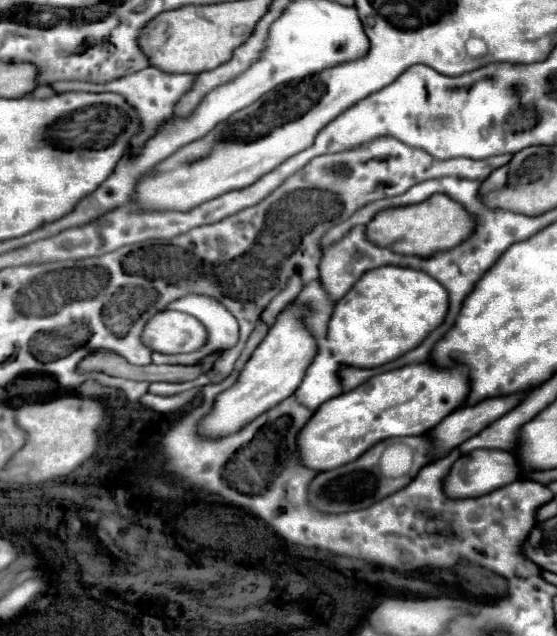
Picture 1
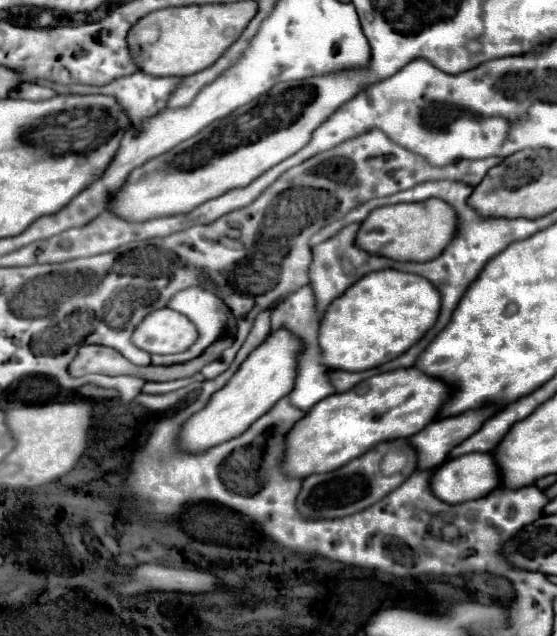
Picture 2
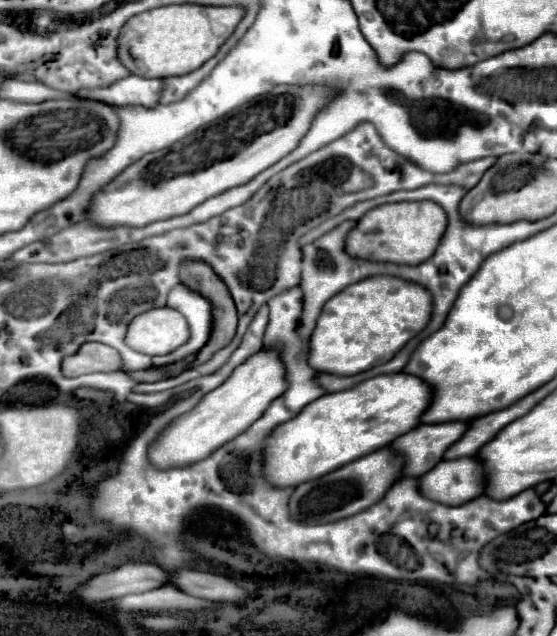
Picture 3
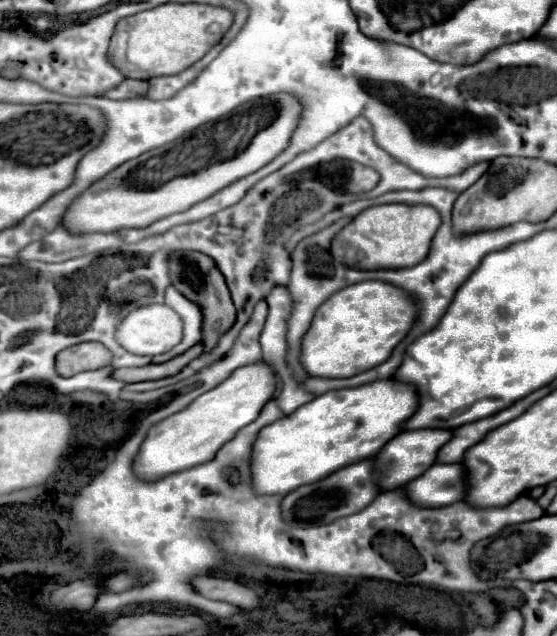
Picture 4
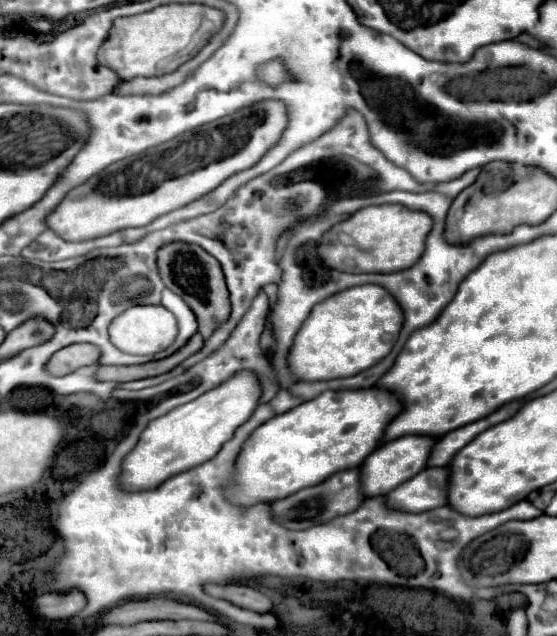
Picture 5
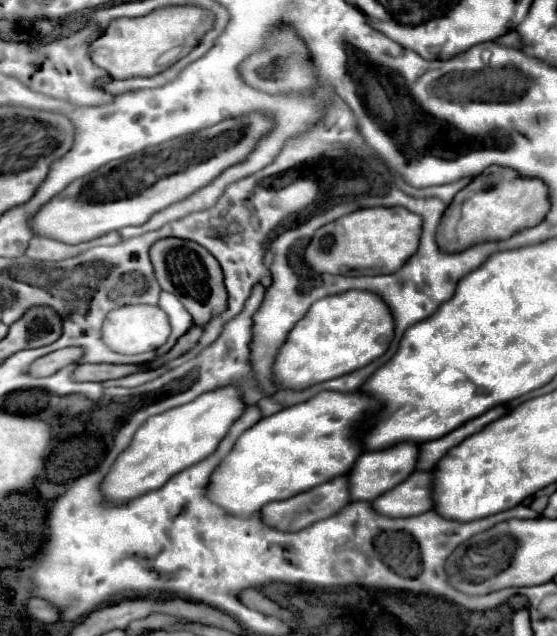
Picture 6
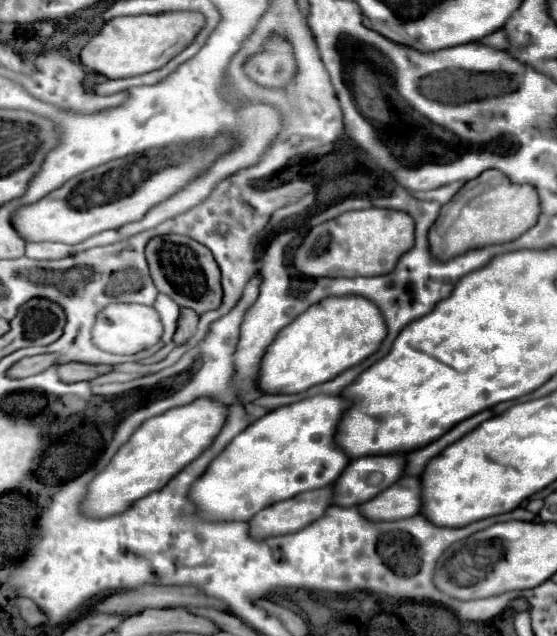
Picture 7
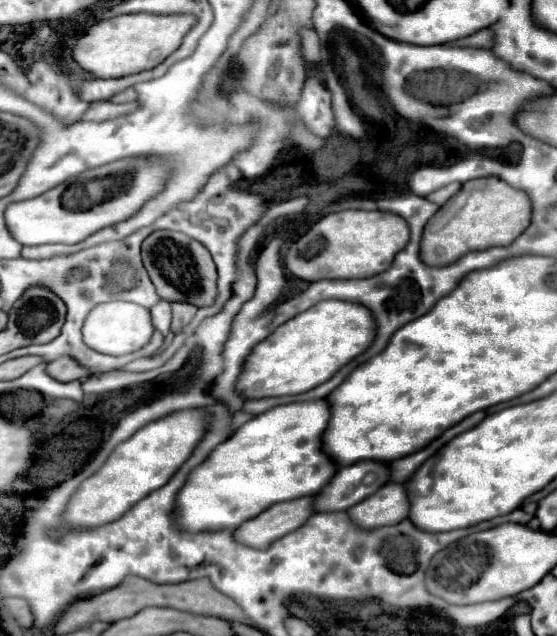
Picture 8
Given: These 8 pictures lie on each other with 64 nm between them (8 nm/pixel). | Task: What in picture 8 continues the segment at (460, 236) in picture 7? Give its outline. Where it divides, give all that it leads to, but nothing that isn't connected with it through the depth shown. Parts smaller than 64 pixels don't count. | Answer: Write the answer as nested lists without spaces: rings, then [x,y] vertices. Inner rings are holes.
[[[498,176],[476,178],[462,184],[466,200],[446,202],[426,224],[422,236],[422,260],[428,266],[446,266],[472,250],[492,246],[508,246],[528,226],[532,218],[532,202],[524,190],[508,186]]]

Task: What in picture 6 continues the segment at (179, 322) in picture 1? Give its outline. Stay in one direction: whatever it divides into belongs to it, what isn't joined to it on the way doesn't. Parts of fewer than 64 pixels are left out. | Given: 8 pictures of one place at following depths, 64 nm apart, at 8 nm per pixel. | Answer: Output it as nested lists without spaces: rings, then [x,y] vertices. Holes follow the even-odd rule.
[[[136,304],[136,306],[124,306],[114,310],[112,314],[108,314],[104,328],[102,328],[102,336],[104,342],[120,354],[142,354],[142,352],[152,352],[156,348],[160,348],[162,344],[166,344],[168,336],[170,336],[172,328],[168,322],[168,316],[164,310],[160,310],[158,306],[144,306],[144,304]]]

